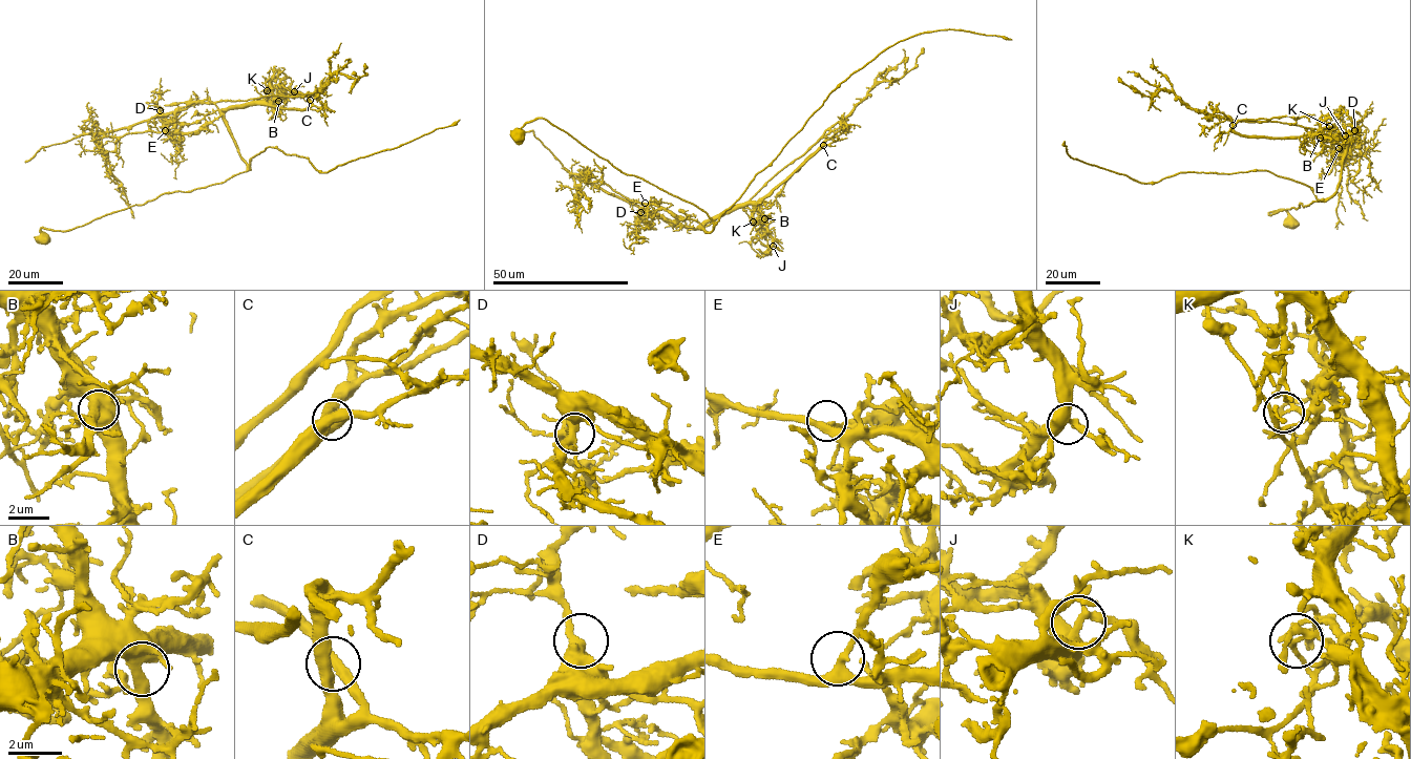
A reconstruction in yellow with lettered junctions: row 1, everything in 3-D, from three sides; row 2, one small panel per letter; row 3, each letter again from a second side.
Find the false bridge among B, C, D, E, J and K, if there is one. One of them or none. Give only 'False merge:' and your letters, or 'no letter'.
False merge: K

